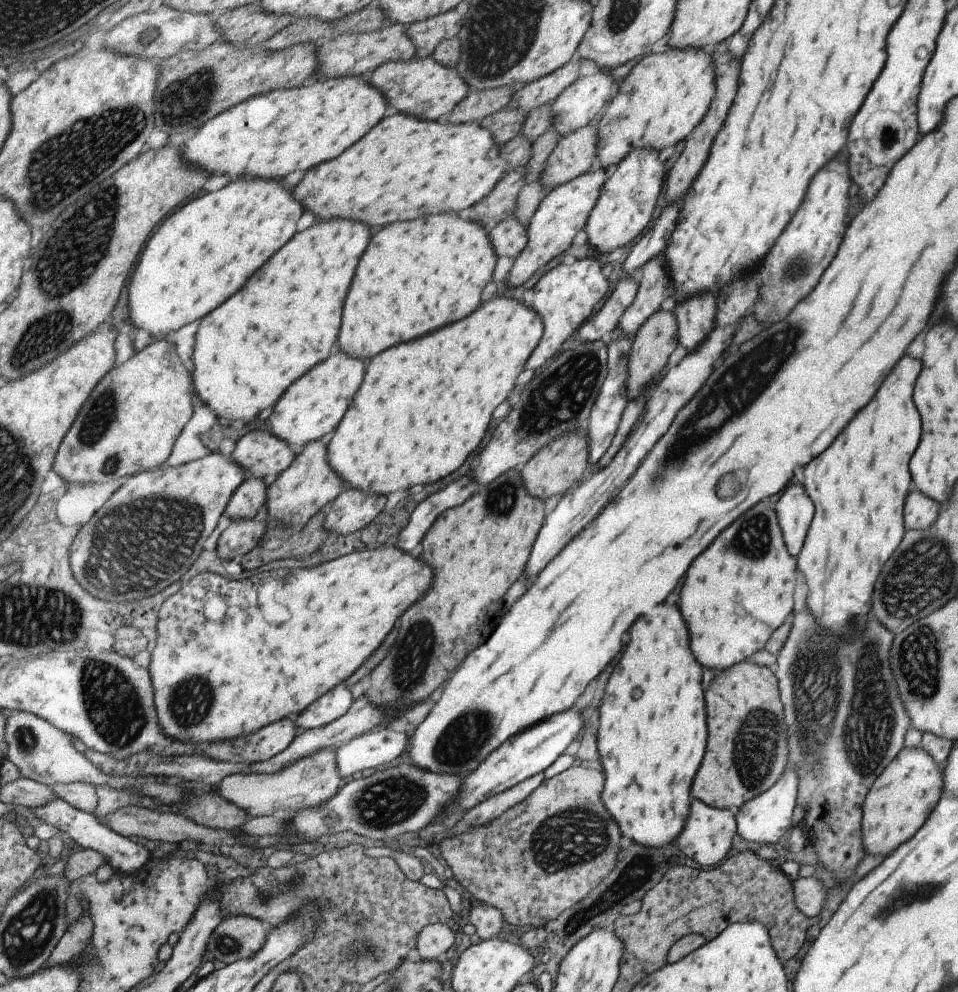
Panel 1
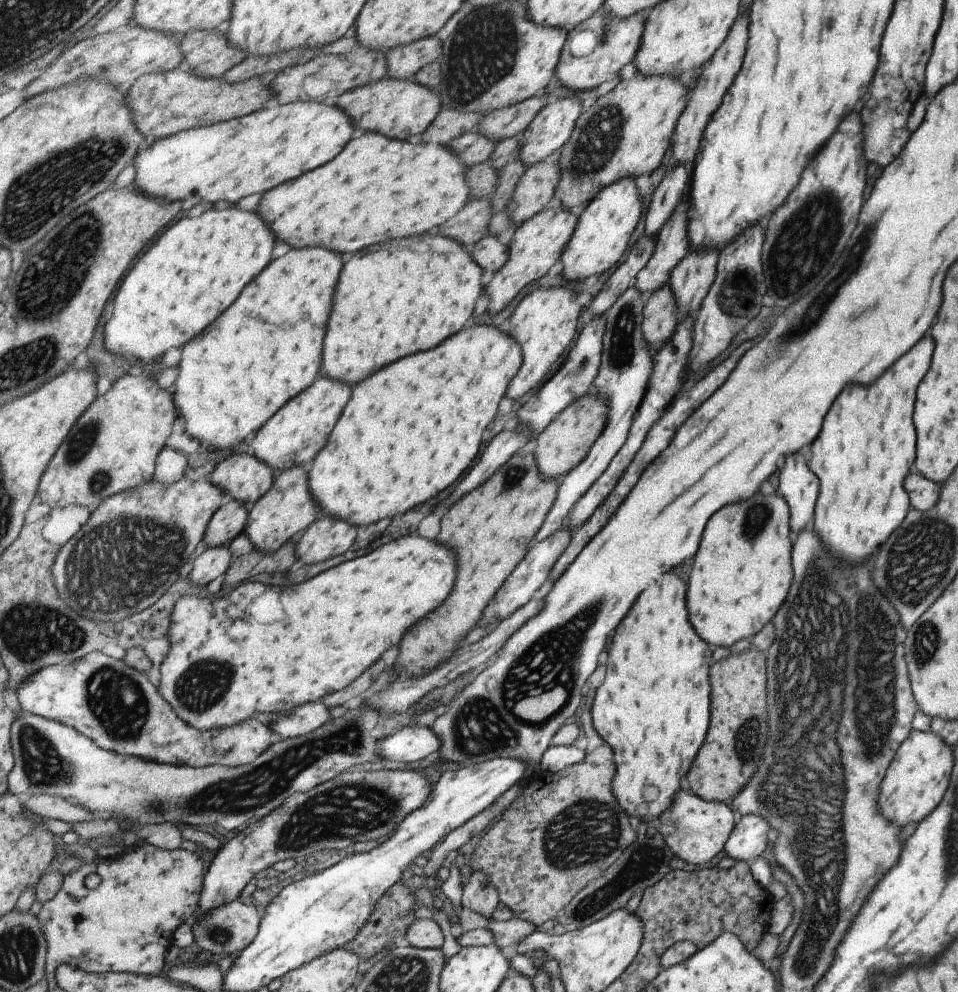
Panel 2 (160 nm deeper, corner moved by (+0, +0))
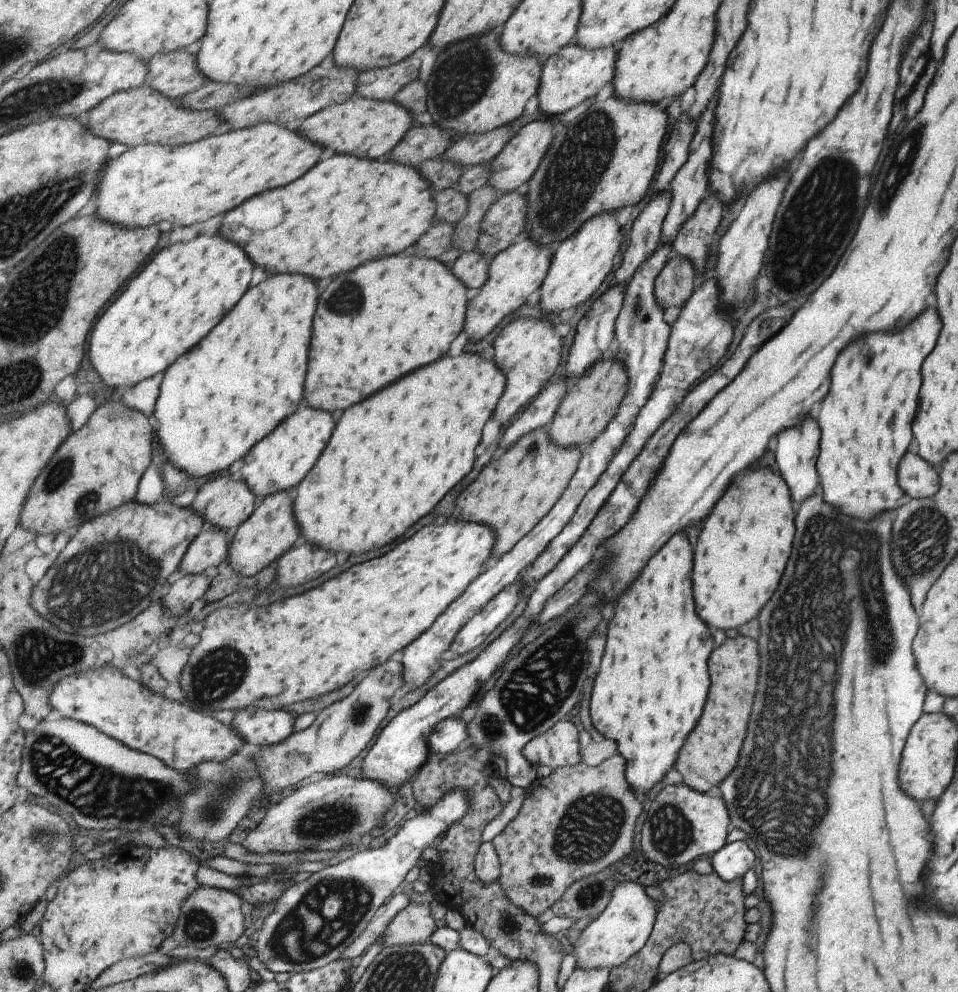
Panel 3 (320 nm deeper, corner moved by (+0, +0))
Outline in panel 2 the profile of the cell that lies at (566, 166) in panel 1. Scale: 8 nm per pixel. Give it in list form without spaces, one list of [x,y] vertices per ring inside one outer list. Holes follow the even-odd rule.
[[[558,150],[545,162],[529,167],[519,180],[506,207],[516,229],[555,203],[556,186],[560,181],[558,160],[561,153],[562,150]]]

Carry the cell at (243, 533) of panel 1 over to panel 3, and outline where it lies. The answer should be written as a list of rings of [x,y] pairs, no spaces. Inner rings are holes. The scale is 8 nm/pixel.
[[[205,574],[185,575],[175,581],[161,599],[164,614],[169,617],[182,617],[199,598],[204,598],[209,586],[209,579]]]

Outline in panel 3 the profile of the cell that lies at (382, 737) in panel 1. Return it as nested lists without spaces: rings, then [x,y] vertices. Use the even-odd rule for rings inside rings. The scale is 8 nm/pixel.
[[[449,717],[436,727],[430,737],[431,753],[452,753],[467,740],[467,736],[470,736],[468,722]]]

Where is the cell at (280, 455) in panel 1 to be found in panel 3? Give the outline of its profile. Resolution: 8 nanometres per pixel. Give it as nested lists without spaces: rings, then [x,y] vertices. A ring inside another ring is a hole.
[[[220,476],[219,478],[211,479],[211,482],[206,482],[196,493],[194,500],[189,508],[192,509],[197,515],[202,515],[204,519],[216,529],[227,531],[230,533],[235,532],[241,527],[246,520],[256,511],[259,505],[258,496],[247,486],[247,483],[236,476]]]

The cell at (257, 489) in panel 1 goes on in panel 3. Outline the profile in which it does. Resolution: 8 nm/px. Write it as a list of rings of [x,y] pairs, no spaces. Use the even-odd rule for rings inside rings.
[[[211,526],[194,540],[182,560],[180,570],[185,572],[185,575],[203,575],[206,570],[227,562],[232,534]]]

